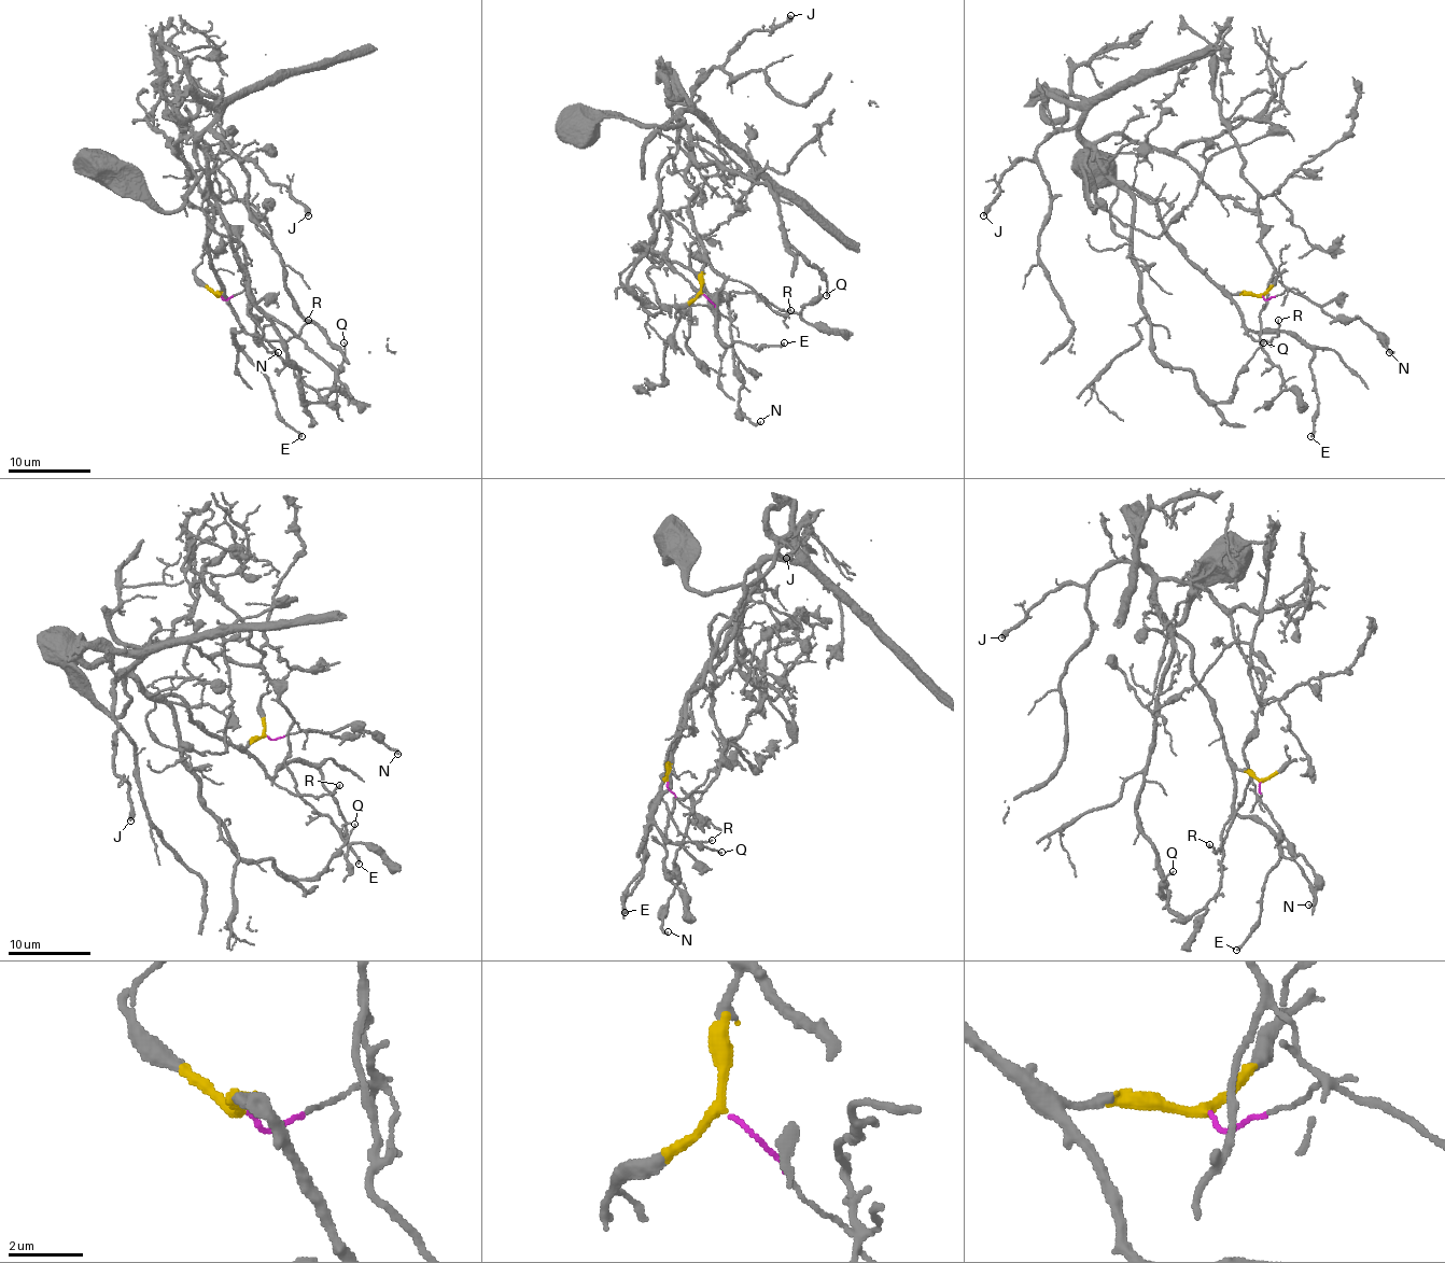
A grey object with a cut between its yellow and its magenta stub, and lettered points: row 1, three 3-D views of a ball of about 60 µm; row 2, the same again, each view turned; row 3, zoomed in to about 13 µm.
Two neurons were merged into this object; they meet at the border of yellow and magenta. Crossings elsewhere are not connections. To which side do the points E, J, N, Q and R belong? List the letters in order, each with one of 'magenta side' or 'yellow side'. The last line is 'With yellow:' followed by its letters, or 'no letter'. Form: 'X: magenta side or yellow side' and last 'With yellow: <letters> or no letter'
E: yellow side
J: yellow side
N: magenta side
Q: yellow side
R: yellow side
With yellow: E, J, Q, R

